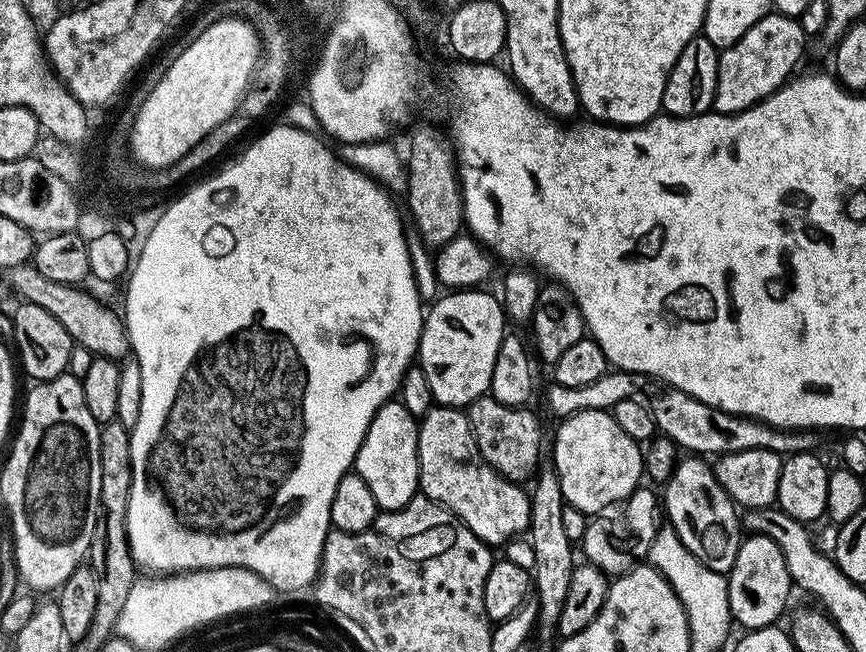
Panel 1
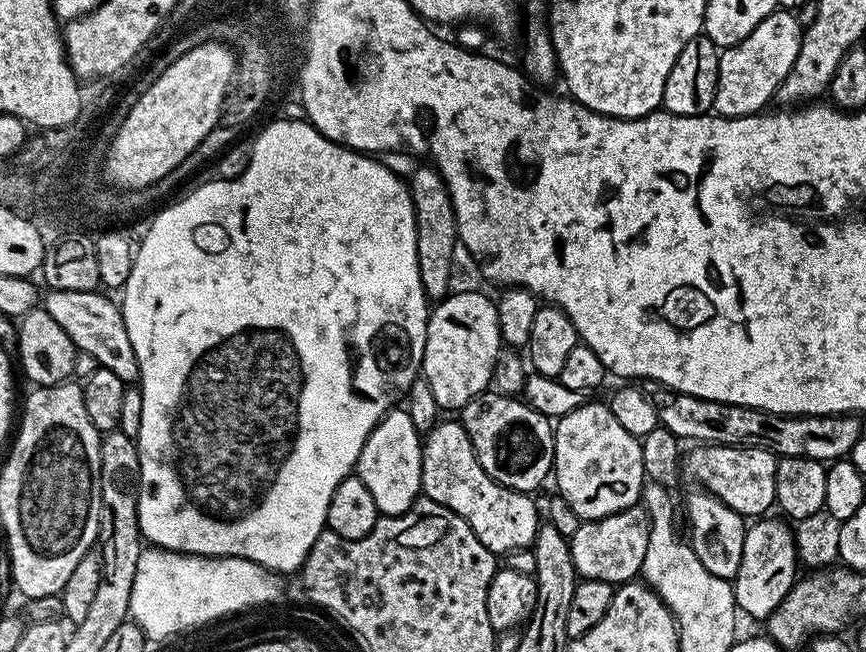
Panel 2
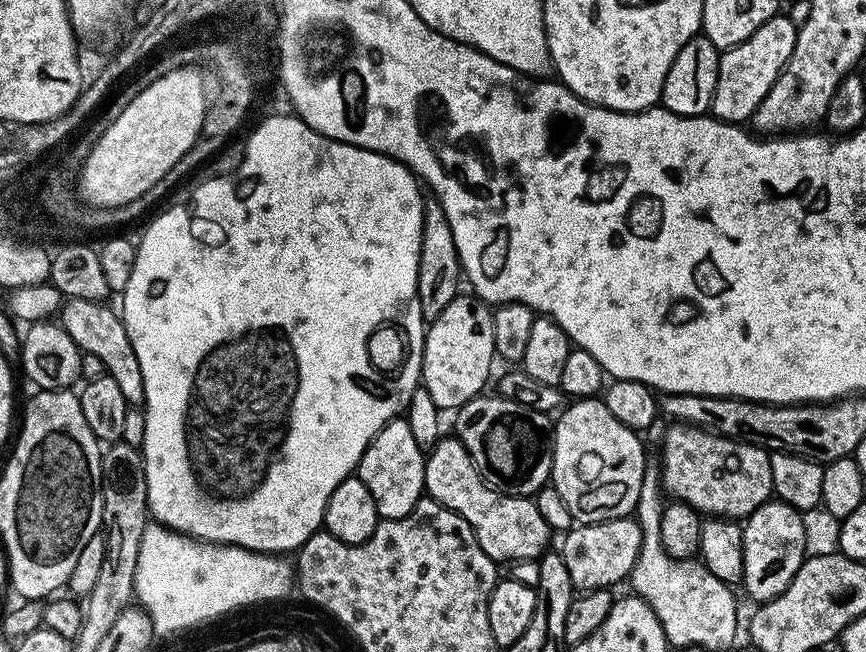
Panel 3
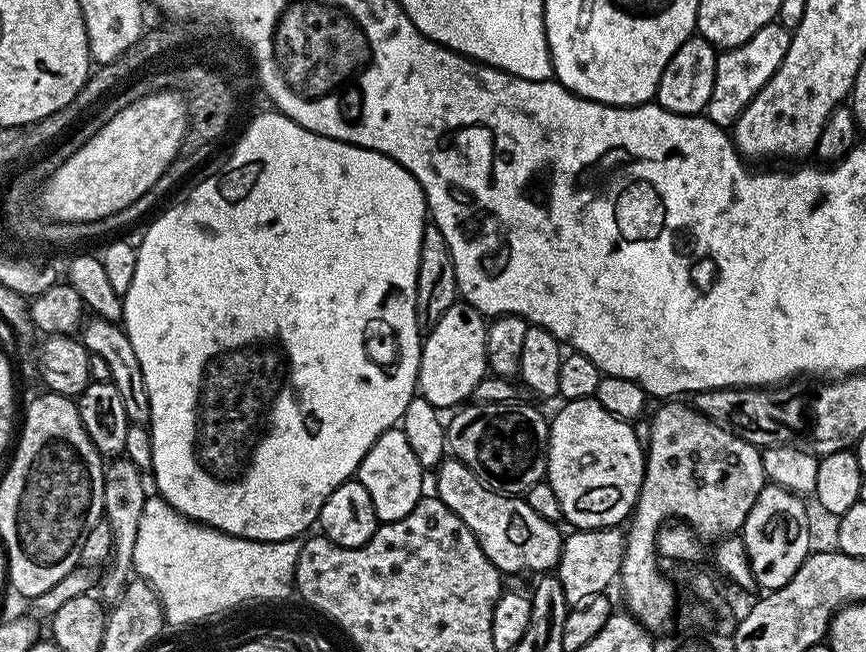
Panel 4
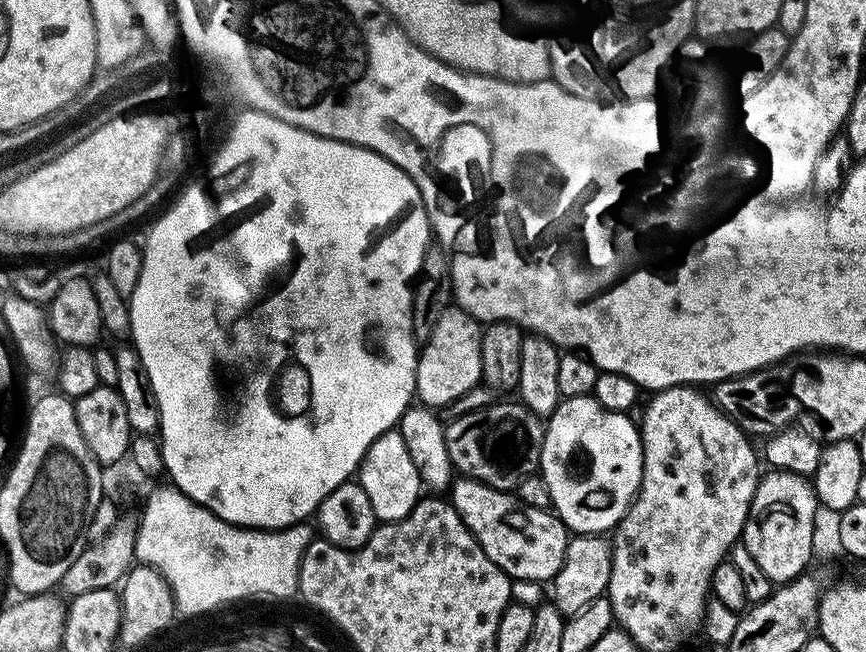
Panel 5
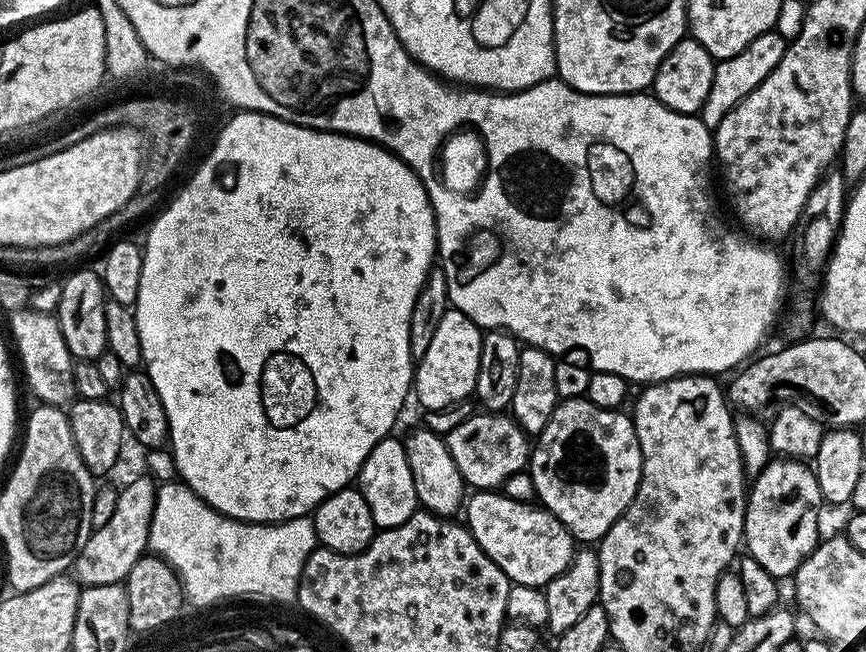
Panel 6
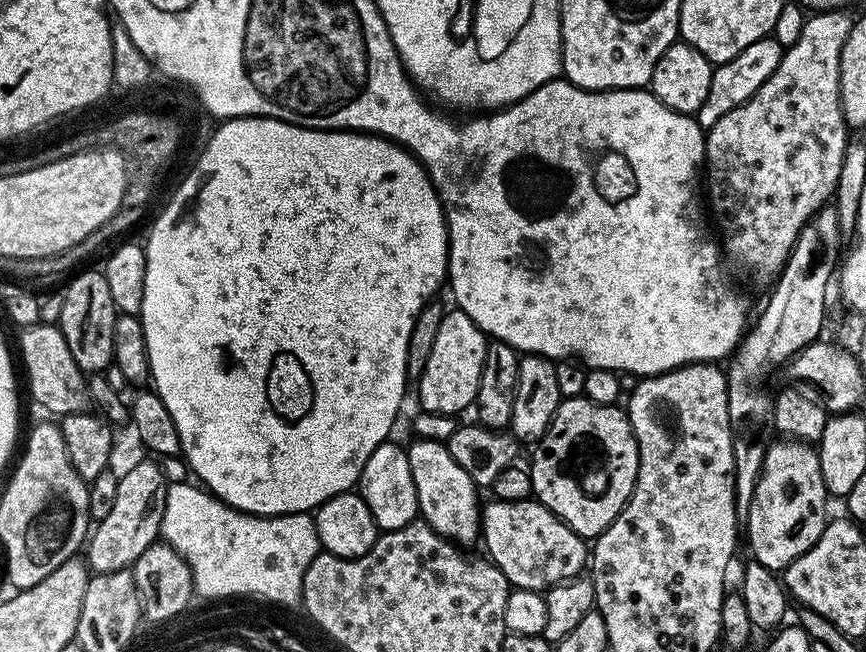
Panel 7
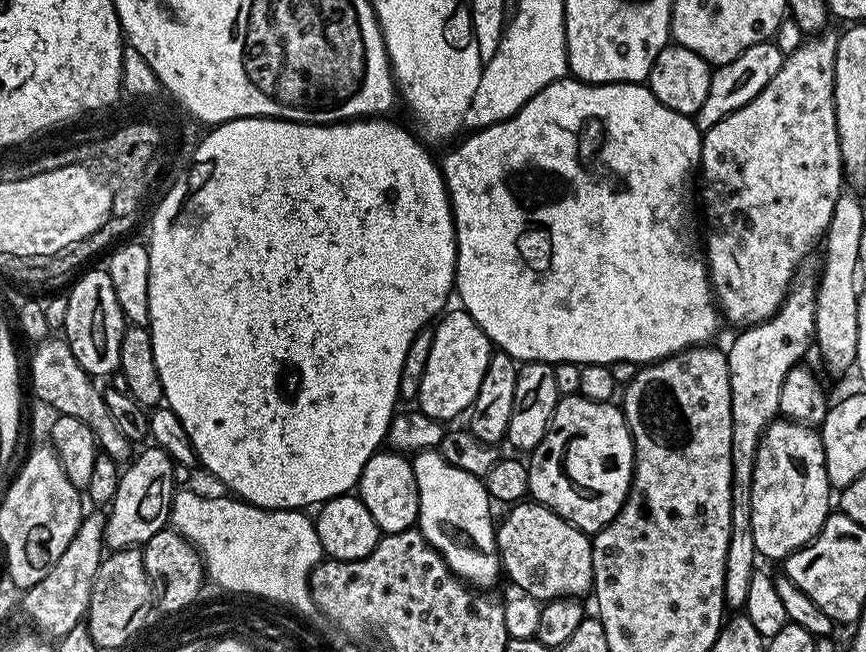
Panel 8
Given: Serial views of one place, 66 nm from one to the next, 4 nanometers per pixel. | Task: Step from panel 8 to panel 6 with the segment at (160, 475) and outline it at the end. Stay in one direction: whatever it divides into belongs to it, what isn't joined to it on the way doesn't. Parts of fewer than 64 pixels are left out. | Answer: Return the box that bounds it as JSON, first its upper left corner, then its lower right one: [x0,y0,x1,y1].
[70,475,157,588]

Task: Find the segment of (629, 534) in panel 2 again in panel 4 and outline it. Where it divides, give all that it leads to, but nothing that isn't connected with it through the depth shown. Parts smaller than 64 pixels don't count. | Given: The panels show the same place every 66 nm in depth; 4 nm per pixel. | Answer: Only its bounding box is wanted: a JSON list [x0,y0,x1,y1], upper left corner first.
[554,527,625,608]

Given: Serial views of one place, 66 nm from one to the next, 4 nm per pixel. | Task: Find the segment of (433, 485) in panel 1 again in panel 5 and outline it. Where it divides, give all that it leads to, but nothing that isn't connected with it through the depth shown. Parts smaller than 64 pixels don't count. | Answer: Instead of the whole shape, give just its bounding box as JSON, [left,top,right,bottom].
[450,479,570,582]

